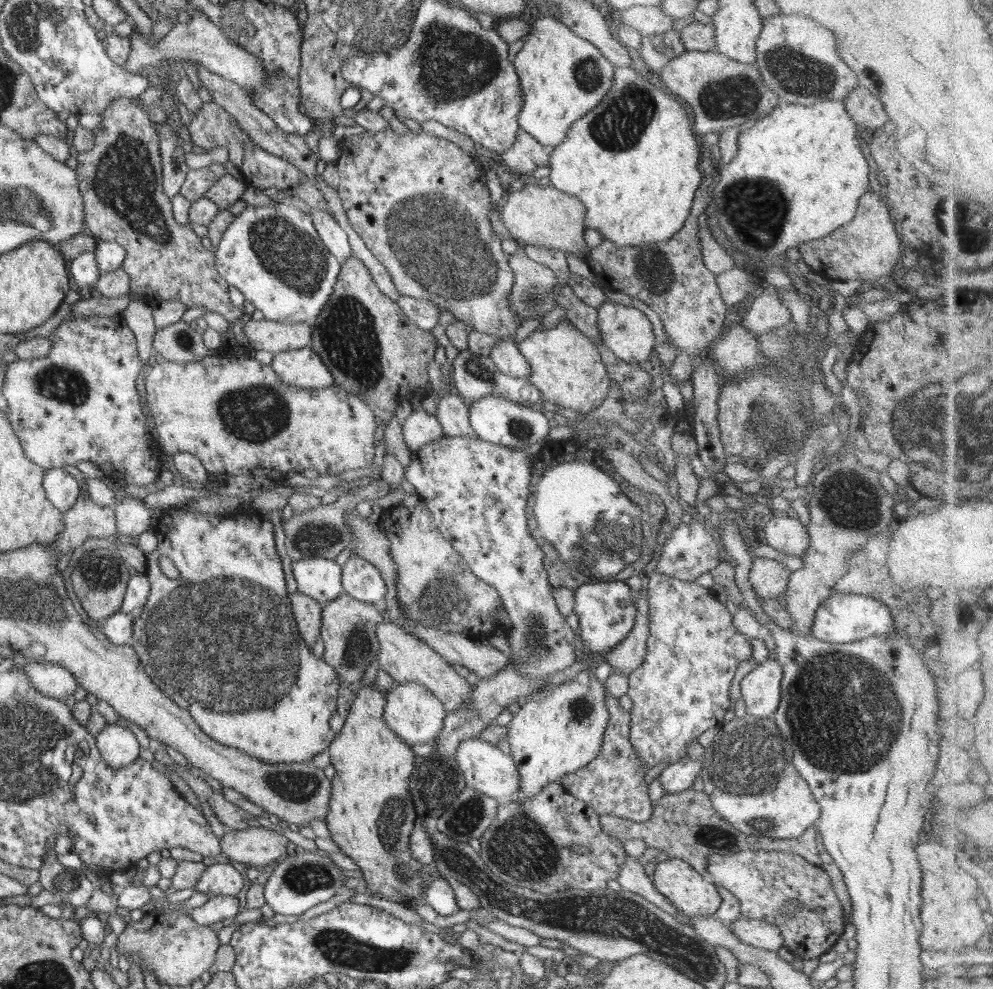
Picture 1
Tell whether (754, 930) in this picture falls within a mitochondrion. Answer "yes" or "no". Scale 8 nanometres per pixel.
no

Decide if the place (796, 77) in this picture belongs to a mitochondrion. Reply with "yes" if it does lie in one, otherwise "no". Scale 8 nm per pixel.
yes

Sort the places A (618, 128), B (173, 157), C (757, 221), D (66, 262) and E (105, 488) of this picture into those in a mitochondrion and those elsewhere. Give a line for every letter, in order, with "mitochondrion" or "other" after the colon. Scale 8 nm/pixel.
A: mitochondrion
B: mitochondrion
C: mitochondrion
D: other
E: other

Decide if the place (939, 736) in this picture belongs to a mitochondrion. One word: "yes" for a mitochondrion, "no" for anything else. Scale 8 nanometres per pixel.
no

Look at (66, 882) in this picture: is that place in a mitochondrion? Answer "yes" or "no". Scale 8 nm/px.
yes

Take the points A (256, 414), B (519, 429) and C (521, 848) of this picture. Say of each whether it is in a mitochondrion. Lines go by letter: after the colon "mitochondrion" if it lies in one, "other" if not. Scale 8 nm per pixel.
A: mitochondrion
B: mitochondrion
C: mitochondrion

